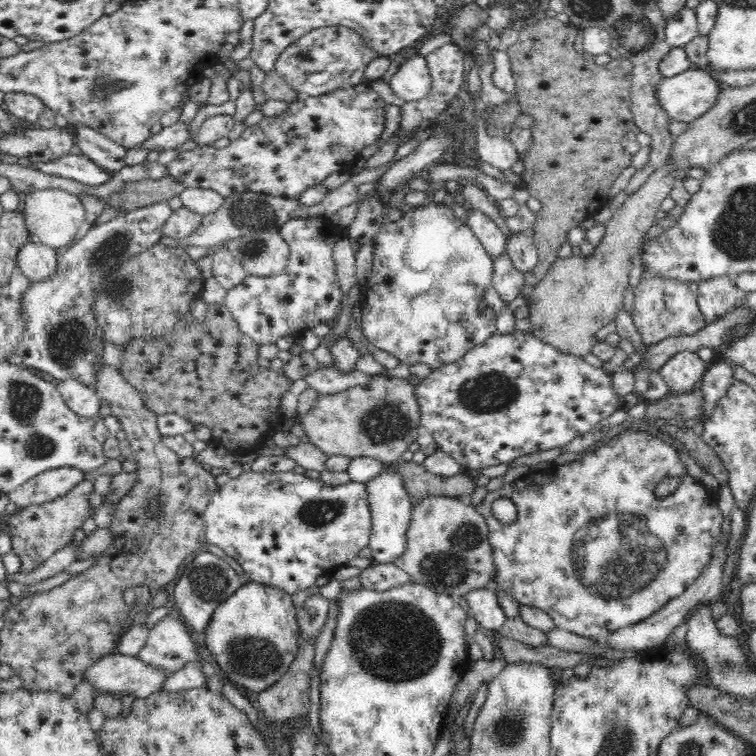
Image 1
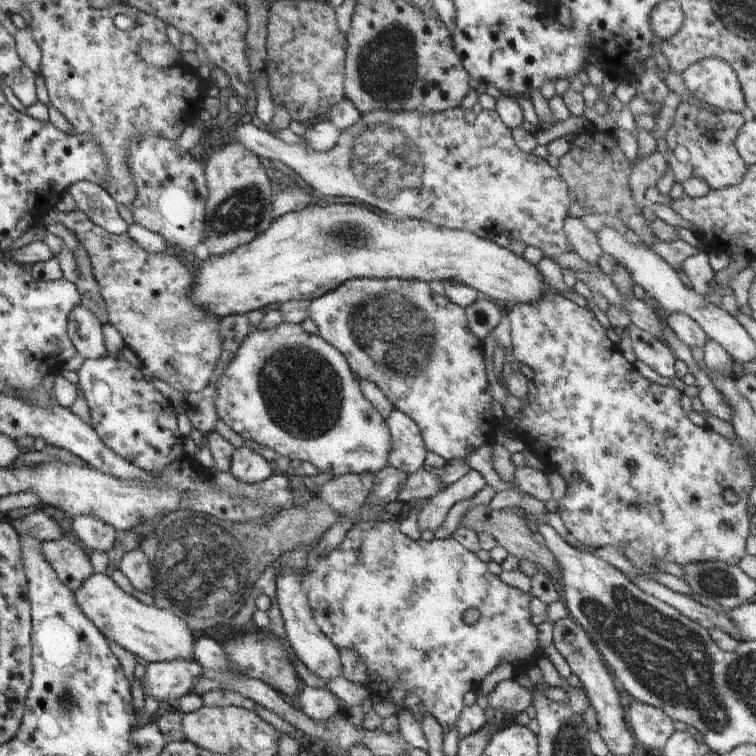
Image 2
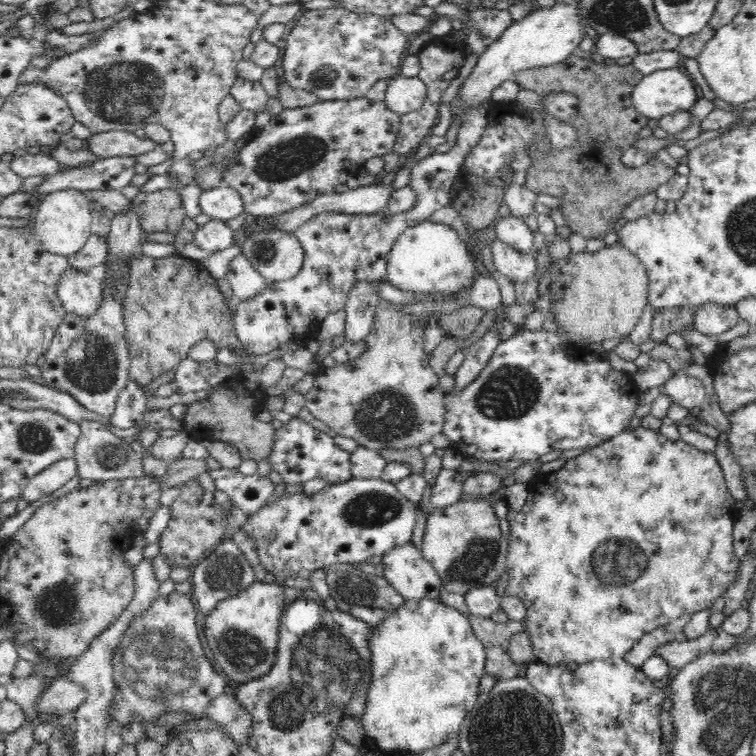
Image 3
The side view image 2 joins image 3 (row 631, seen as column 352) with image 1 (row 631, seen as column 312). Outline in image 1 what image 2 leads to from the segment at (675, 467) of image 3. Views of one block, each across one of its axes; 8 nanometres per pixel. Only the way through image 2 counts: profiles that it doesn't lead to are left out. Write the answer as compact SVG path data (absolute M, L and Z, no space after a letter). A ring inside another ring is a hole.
M627 430L613 437L604 447L600 447L592 453L587 453L582 460L552 466L544 471L537 470L536 474L530 474L524 479L520 478L493 492L488 491L477 509L488 523L494 566L497 570L497 577L494 578L497 588L507 591L520 605L528 605L546 612L558 628L573 632L578 636L586 636L594 641L602 640L608 634L612 634L616 630L622 630L626 626L642 622L642 620L658 612L660 608L664 608L664 605L668 604L670 600L680 596L704 572L704 568L710 564L717 539L721 536L723 521L722 511L718 506L717 493L706 491L698 480L687 474L686 466L682 463L680 453L675 447L645 432L645 430ZM672 476L680 478L680 484L676 490L668 496L657 498L656 492L654 492L656 485L665 477ZM502 497L510 498L518 507L518 520L514 524L502 524L493 515L492 502Z

